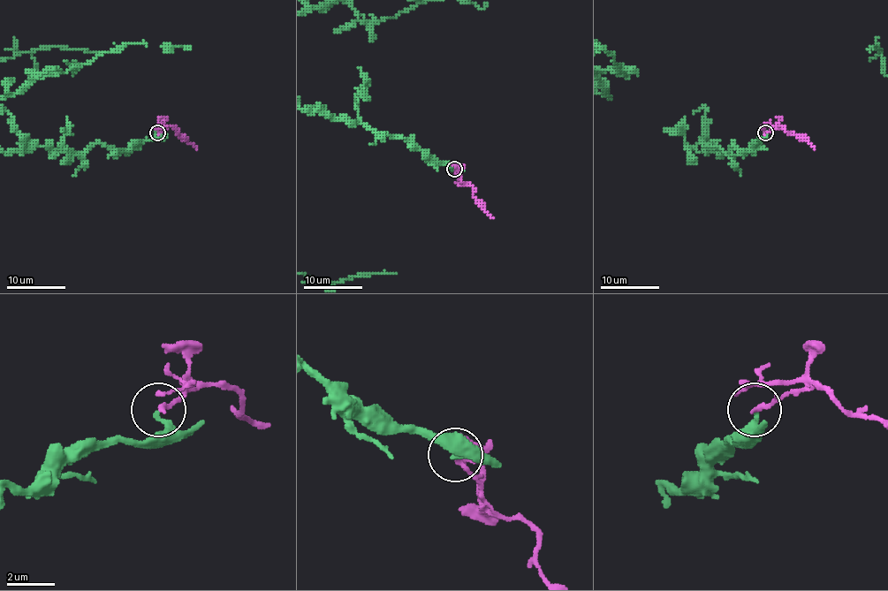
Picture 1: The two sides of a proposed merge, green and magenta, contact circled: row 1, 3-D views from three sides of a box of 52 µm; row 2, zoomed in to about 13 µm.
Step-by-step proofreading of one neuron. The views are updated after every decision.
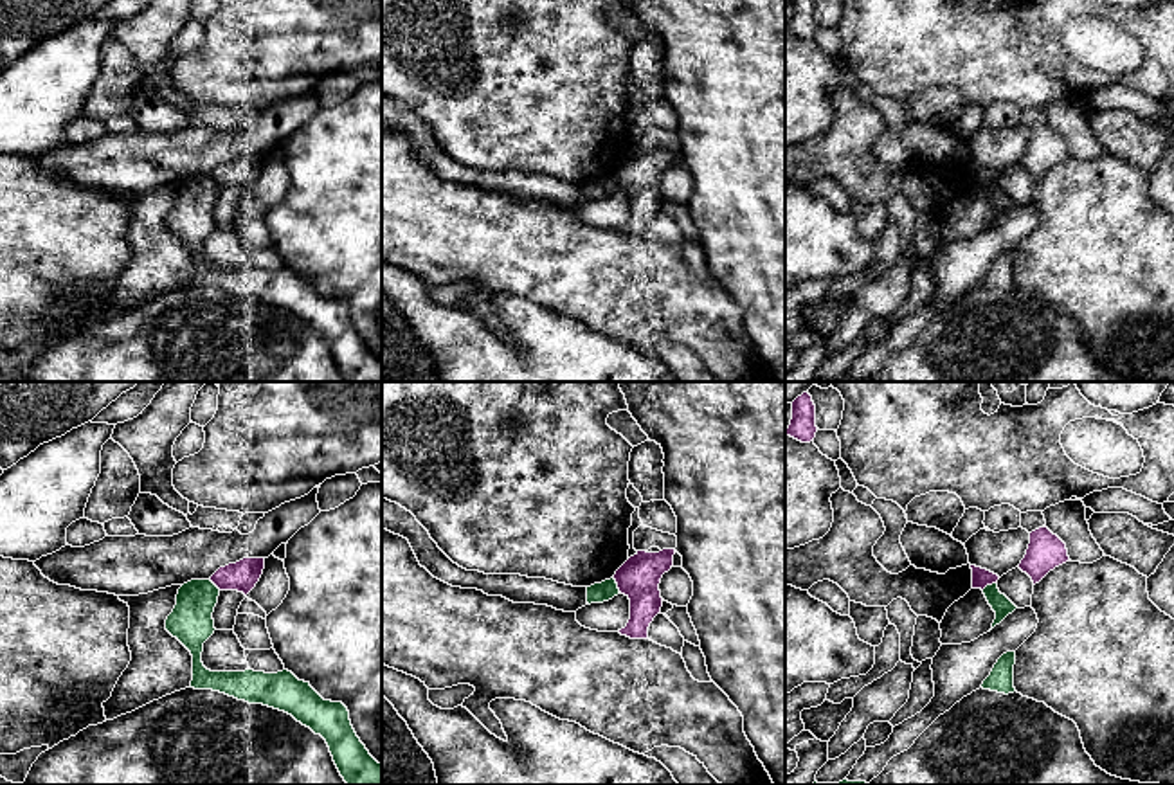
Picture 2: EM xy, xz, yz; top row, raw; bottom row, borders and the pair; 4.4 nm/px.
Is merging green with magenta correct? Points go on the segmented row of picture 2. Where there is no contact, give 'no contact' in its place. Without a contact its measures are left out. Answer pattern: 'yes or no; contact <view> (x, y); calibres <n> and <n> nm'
no; contact yz (989, 586); calibres 90 and 80 nm

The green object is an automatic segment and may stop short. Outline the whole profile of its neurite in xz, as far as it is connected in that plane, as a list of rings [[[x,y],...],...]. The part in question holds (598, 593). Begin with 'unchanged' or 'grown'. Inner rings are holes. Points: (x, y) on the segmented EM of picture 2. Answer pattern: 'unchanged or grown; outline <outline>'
unchanged; outline [[[614,578],[605,580],[601,583],[594,583],[587,587],[587,603],[603,603],[612,600],[614,596],[619,594],[618,583]]]

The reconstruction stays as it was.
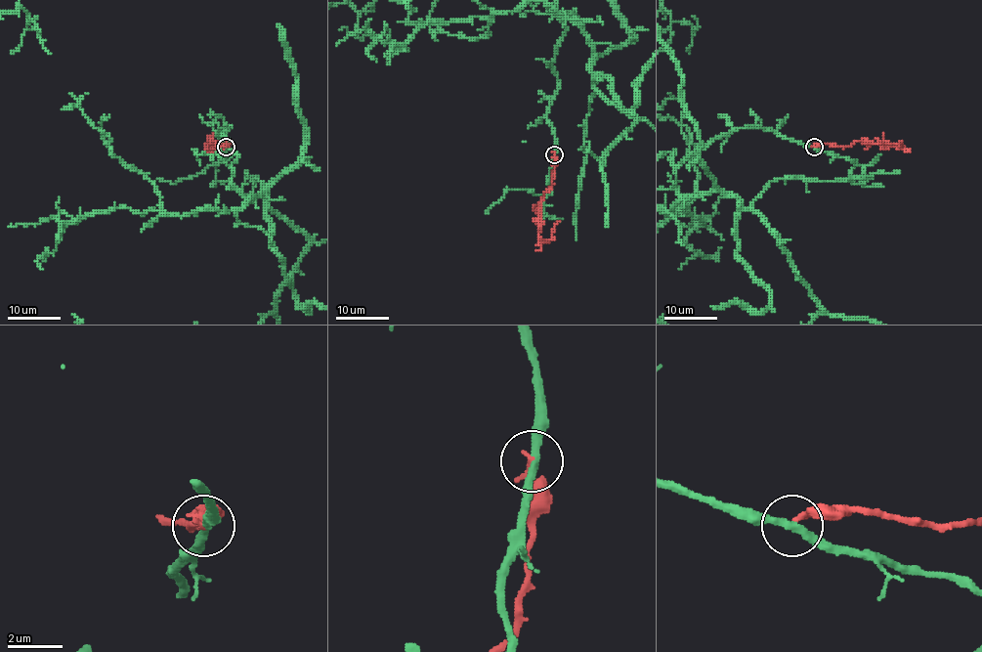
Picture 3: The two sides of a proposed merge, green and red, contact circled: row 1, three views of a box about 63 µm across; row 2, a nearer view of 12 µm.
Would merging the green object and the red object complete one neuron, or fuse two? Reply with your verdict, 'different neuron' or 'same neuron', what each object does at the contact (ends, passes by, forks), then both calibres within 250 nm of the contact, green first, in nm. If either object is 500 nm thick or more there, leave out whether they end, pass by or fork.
different neuron | green passes by | red ends | 280/240 nm

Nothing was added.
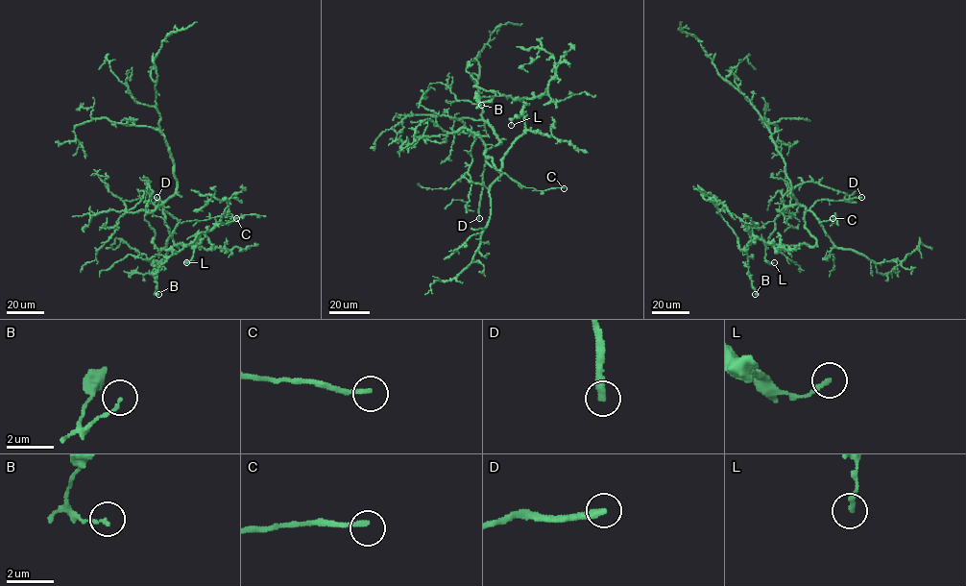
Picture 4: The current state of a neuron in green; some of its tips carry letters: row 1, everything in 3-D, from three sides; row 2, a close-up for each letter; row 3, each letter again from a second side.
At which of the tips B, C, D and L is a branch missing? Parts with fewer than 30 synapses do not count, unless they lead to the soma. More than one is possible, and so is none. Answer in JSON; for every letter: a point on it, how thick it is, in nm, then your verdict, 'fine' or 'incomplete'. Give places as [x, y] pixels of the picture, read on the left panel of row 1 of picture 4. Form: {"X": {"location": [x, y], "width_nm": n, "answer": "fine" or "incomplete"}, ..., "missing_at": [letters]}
{"B": {"location": [158, 294], "width_nm": 130, "answer": "fine"}, "C": {"location": [236, 218], "width_nm": 200, "answer": "fine"}, "D": {"location": [156, 197], "width_nm": 280, "answer": "incomplete"}, "L": {"location": [186, 262], "width_nm": 200, "answer": "fine"}, "missing_at": ["D"]}

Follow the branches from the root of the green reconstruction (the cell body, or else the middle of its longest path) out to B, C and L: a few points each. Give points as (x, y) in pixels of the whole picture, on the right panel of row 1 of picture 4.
B: (797, 202), (806, 208), (805, 227), (816, 244), (767, 244), (751, 234), (746, 250), (748, 274), (755, 294)
C: (797, 202), (810, 210), (820, 222), (833, 221), (835, 217), (833, 218)
L: (797, 202), (806, 208), (805, 227), (815, 239), (816, 244), (765, 244), (764, 258), (774, 262)

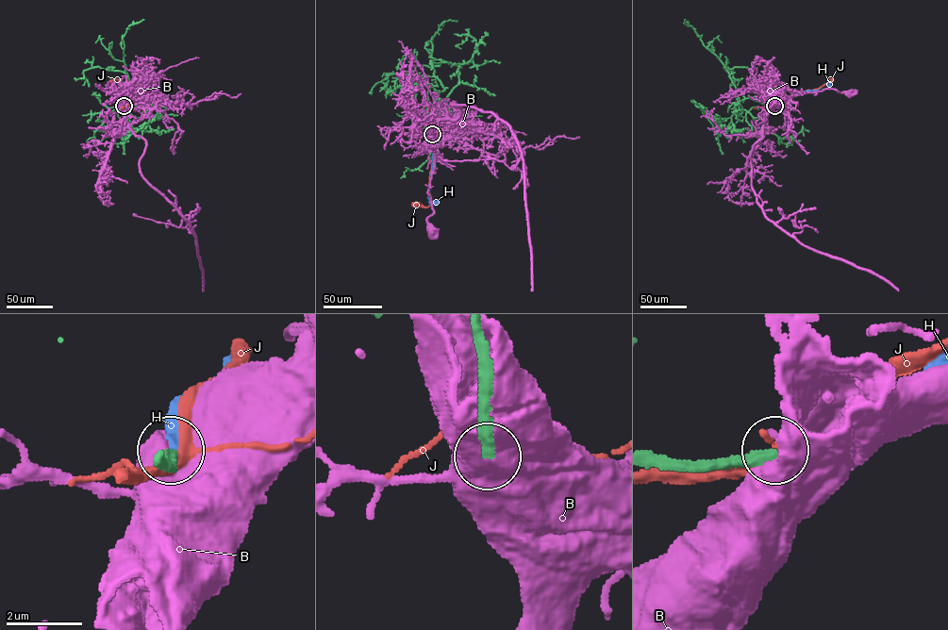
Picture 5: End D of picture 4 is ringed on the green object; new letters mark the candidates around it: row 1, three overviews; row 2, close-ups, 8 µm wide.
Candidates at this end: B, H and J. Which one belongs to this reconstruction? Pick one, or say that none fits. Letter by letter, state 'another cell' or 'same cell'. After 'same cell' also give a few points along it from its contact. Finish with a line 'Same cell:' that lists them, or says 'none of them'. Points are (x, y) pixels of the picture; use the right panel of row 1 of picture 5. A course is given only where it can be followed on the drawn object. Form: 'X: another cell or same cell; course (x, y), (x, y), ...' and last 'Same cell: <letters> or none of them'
B: another cell
H: same cell; course (774, 106), (799, 92), (829, 85)
J: another cell
Same cell: H

